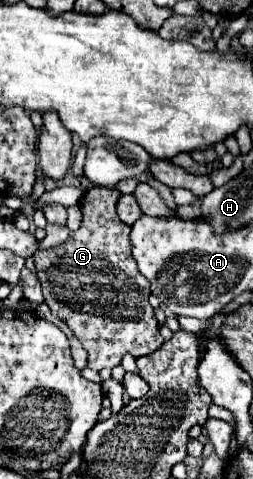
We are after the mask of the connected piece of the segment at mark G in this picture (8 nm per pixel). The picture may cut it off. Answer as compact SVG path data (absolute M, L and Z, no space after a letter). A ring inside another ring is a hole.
M94 187L90 189L80 201L82 209L82 225L78 231L72 231L70 237L52 249L38 249L34 253L36 261L36 273L42 283L44 303L50 307L50 311L60 317L74 335L82 341L84 349L88 351L88 367L94 371L100 371L104 367L114 369L120 365L122 357L130 353L134 359L142 355L150 355L156 351L164 339L158 333L158 323L152 311L152 305L148 303L150 297L150 283L146 277L138 271L136 259L130 253L130 227L118 219L116 203L120 199L118 189L106 189L106 187Z

